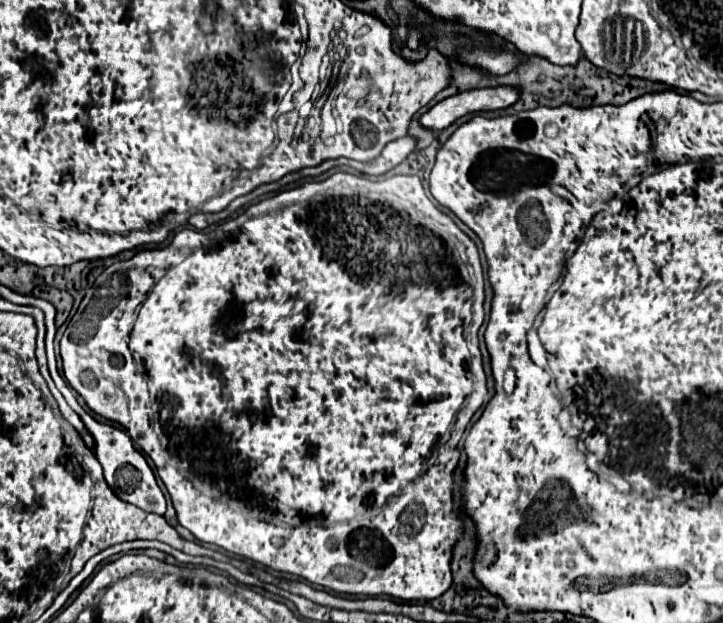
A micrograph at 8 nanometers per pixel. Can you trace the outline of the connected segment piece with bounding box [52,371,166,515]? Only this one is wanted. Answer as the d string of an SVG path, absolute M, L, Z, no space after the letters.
M56 371L52 373L52 379L54 379L56 387L60 389L60 393L64 395L64 399L68 401L68 405L80 415L80 419L84 421L84 425L88 427L88 431L94 435L94 439L96 439L96 457L98 457L98 461L100 461L100 465L102 465L102 469L104 469L104 479L106 479L106 483L110 485L110 489L112 489L122 501L132 503L132 505L140 507L140 509L146 511L146 513L164 515L164 511L166 511L166 499L164 499L164 495L162 495L162 491L160 491L160 487L158 487L158 483L156 483L156 479L154 479L152 469L148 467L144 455L134 447L134 441L130 439L130 435L128 435L124 429L120 429L120 427L116 427L116 425L100 423L100 421L96 421L90 413L86 413L86 411L82 409L82 405L78 403L72 387L70 387L66 381L62 381Z

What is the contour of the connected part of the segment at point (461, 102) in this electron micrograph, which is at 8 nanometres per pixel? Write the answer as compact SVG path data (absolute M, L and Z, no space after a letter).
M486 87L486 89L464 91L464 93L458 93L454 97L448 97L436 103L430 111L426 111L418 119L418 123L438 133L468 113L506 109L516 99L518 99L518 91L514 87L494 87L494 89Z

